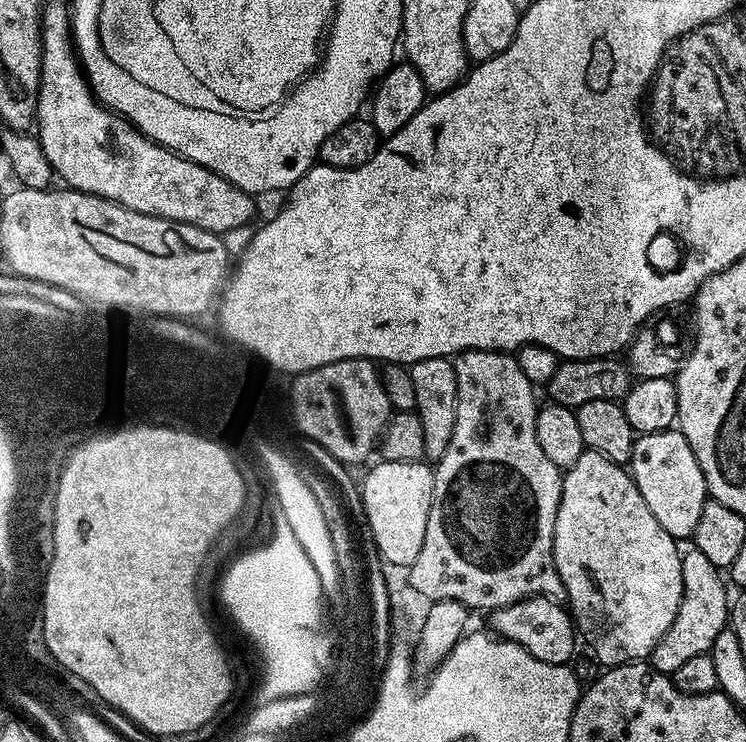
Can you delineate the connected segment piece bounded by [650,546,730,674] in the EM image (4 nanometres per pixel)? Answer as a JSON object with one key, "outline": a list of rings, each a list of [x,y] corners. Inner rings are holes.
{"outline":[[[695,546],[689,547],[689,552],[685,551],[680,561],[682,562],[682,590],[684,591],[682,602],[678,606],[678,614],[674,614],[674,622],[670,622],[670,630],[662,634],[658,646],[654,646],[650,657],[652,668],[665,674],[678,670],[678,666],[682,666],[690,658],[698,658],[698,654],[711,653],[714,638],[718,638],[718,634],[722,634],[722,630],[730,624],[728,619],[730,592],[724,589],[725,577],[721,569],[716,568],[714,562],[710,562],[710,558],[706,558],[706,554],[702,554],[702,550],[698,550]]]}

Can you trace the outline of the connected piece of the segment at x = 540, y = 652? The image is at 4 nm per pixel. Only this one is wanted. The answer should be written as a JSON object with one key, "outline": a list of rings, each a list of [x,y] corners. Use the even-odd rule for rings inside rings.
{"outline":[[[531,596],[505,608],[495,609],[489,616],[492,617],[489,618],[487,627],[497,637],[522,646],[527,652],[534,654],[538,662],[568,664],[576,652],[576,640],[578,644],[576,625],[569,609],[563,603],[547,600],[545,596]]]}

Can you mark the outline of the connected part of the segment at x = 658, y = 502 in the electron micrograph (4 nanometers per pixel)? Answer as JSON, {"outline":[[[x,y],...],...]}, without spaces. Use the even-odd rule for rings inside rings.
{"outline":[[[678,430],[667,432],[641,432],[637,435],[632,447],[630,475],[638,486],[638,494],[646,498],[646,506],[650,506],[650,514],[658,518],[658,526],[666,530],[678,542],[687,541],[698,526],[698,518],[702,518],[702,506],[710,499],[706,478],[702,474],[702,466],[698,466],[698,458],[694,458],[694,450],[690,450],[690,442]]]}

